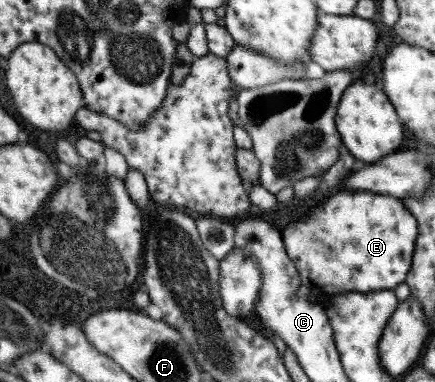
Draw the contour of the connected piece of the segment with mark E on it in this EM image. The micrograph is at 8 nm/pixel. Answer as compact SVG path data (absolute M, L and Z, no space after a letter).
M340 190L322 206L308 208L304 216L294 215L282 232L290 258L313 293L366 293L393 290L405 282L418 224L400 200L362 190Z

